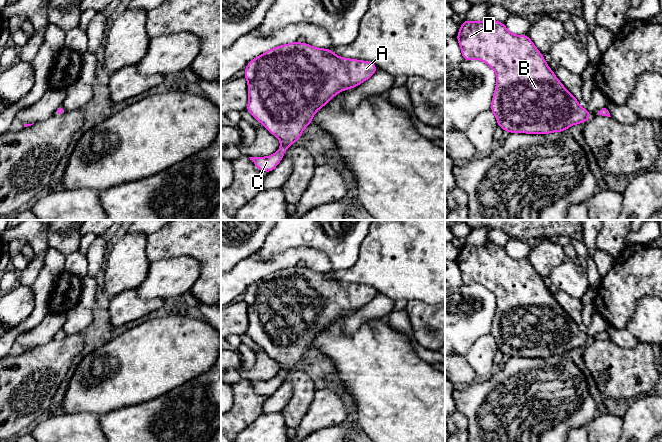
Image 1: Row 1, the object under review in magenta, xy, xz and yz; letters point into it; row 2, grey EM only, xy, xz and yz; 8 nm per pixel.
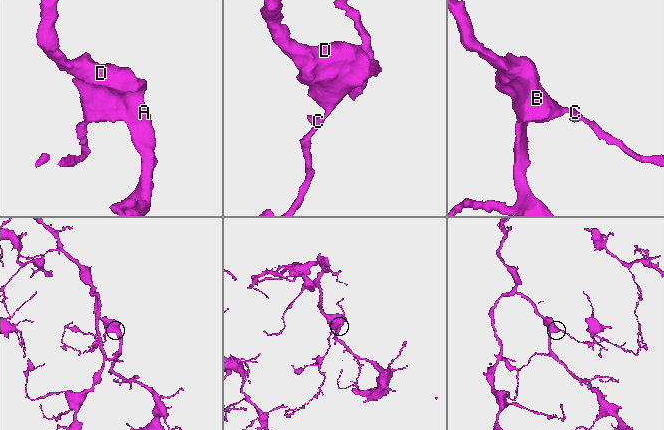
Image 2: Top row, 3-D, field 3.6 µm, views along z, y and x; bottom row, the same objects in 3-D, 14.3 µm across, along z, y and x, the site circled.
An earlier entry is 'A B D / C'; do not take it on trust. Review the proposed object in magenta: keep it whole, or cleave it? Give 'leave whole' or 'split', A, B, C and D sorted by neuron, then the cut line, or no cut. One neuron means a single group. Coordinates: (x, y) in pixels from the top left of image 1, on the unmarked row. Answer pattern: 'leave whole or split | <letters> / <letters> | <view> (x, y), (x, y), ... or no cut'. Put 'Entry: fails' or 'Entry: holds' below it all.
leave whole | A B C D | no cut
Entry: fails

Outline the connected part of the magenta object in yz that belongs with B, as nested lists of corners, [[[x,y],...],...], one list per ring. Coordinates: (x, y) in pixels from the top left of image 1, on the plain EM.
[[[487,242],[480,246],[466,243],[456,262],[464,284],[479,283],[496,296],[497,307],[490,334],[503,355],[528,358],[562,356],[572,349],[585,347],[591,341],[548,291],[528,259],[514,259],[504,247]]]

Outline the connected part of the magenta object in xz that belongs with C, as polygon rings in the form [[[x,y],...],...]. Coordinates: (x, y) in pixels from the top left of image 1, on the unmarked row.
[[[297,265],[274,271],[255,281],[245,291],[249,322],[246,334],[281,365],[281,370],[273,379],[249,381],[250,384],[262,395],[273,395],[287,372],[296,367],[321,331],[327,329],[334,319],[368,304],[377,294],[377,290],[369,285],[342,282],[330,273],[314,272]]]

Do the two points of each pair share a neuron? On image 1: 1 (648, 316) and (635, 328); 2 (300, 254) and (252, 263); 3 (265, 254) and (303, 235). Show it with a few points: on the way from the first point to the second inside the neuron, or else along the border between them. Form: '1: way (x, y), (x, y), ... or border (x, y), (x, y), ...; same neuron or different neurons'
1: way (645, 319), (638, 326); same neuron
2: way (288, 258), (274, 265), (264, 265); same neuron
3: way (274, 245), (284, 235), (294, 235); same neuron

